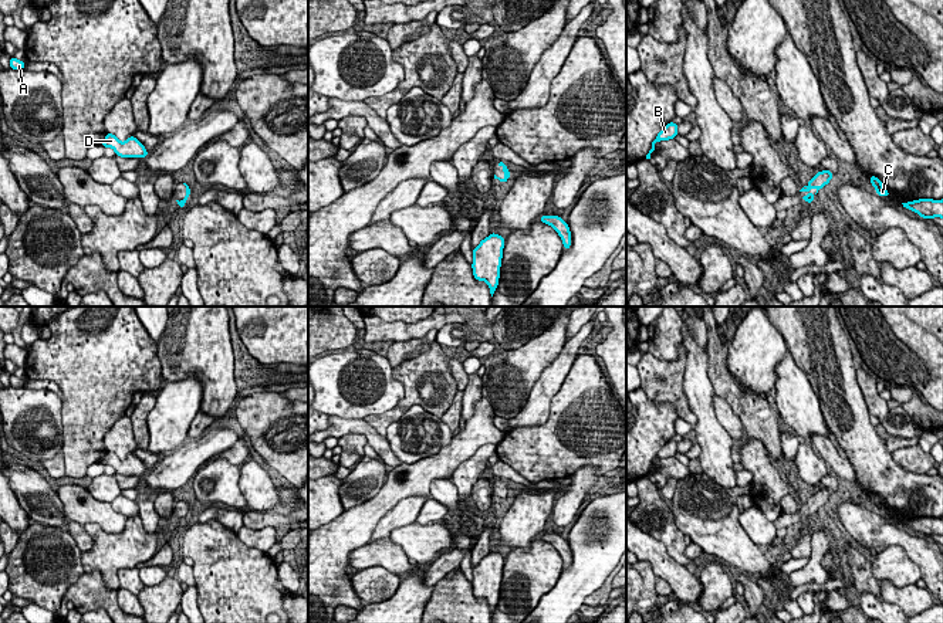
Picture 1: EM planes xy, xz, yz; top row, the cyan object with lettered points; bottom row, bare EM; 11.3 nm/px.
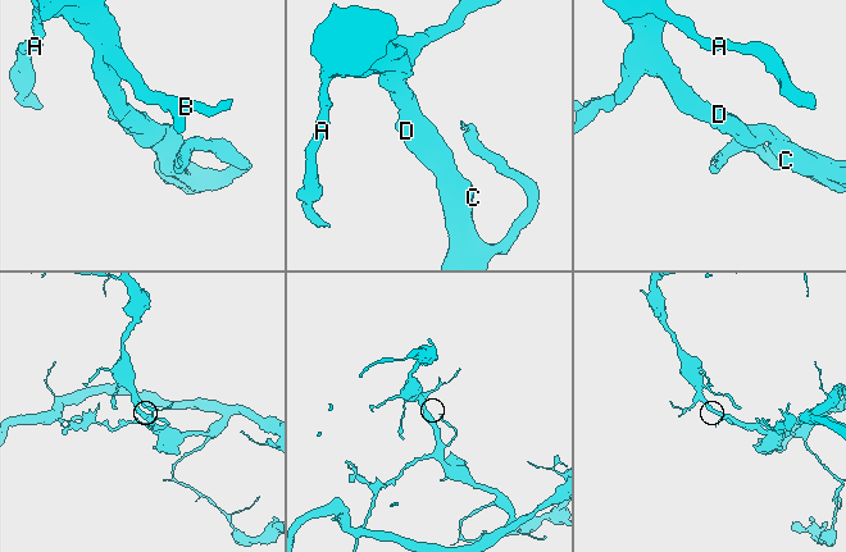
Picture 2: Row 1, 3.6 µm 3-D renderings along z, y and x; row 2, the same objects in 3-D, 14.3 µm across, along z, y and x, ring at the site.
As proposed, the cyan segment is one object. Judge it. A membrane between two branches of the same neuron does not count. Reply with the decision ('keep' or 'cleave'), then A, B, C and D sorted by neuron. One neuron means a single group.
keep; A B C D

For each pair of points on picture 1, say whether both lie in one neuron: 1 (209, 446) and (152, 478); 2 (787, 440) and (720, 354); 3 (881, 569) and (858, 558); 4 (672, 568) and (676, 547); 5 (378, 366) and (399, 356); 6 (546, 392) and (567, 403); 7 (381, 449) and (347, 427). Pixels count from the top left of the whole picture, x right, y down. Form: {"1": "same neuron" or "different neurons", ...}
{"1": "same neuron", "2": "different neurons", "3": "different neurons", "4": "different neurons", "5": "different neurons", "6": "different neurons", "7": "same neuron"}

